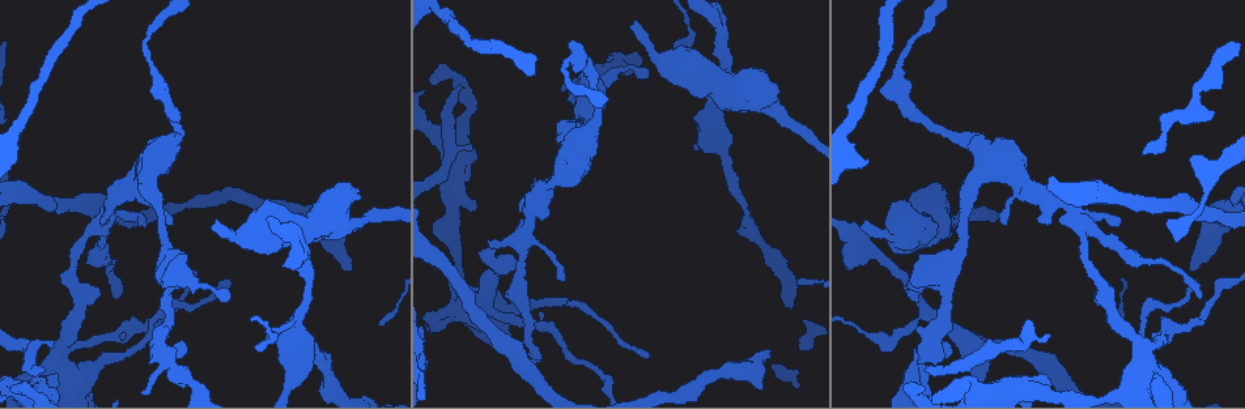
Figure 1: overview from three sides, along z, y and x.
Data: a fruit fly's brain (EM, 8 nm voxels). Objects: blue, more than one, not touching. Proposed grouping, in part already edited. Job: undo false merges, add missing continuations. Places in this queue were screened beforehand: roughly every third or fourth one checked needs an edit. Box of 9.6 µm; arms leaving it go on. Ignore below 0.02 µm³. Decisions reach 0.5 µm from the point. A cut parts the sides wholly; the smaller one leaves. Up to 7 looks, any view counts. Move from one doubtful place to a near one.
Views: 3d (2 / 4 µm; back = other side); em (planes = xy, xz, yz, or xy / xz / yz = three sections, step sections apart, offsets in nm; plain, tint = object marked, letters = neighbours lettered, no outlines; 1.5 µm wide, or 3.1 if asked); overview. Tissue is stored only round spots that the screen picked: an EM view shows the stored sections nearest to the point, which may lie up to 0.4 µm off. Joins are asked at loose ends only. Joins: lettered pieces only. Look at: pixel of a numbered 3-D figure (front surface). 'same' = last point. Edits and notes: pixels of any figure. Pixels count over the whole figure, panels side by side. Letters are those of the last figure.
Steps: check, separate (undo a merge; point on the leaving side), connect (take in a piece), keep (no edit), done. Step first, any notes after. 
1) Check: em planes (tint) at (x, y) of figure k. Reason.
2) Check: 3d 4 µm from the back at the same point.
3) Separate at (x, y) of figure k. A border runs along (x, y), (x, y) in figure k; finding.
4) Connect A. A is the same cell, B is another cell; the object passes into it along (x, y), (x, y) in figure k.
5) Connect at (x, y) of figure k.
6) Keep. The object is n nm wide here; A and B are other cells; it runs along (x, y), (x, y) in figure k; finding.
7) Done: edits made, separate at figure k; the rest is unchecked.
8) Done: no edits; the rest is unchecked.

Check: em planes (plain) at (692, 38) of figure 1. Calibre changes.

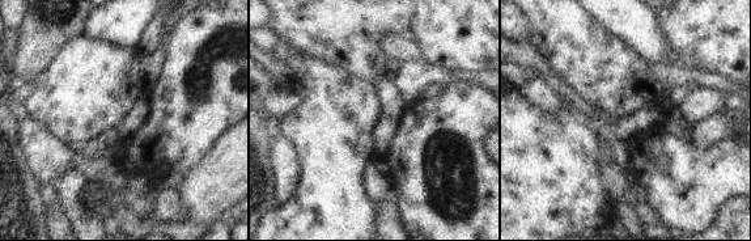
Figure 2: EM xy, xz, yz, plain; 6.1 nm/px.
Check: em planes (letters) at the same point. What lies round it.

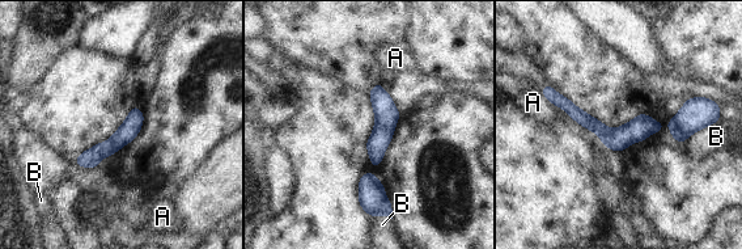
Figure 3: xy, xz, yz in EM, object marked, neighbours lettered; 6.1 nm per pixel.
Separate at (128, 130) of figure 3. The object is 120 nm wide here; A and B are other cells; the part that leaves runs along (550, 96), (605, 134), (658, 126) in figure 3; two neurons meet here.

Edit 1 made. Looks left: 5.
Check: overview.

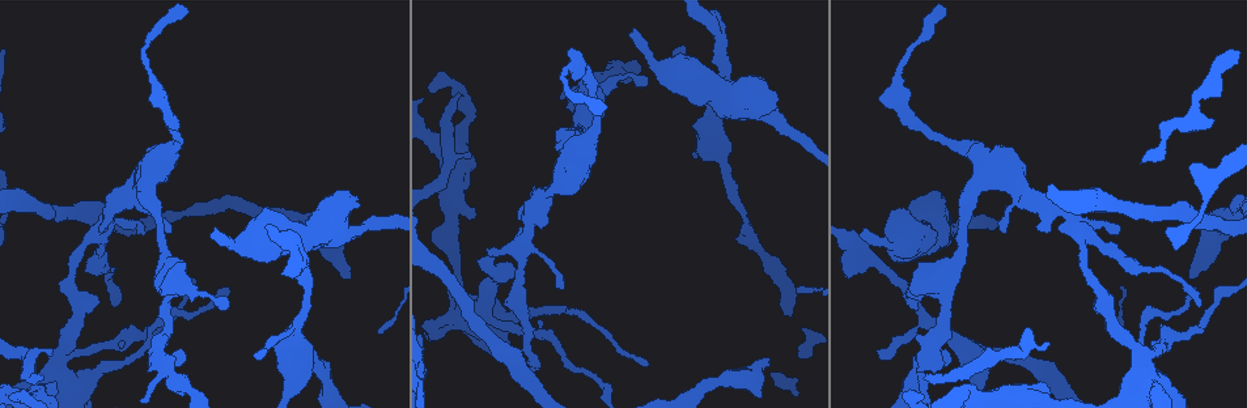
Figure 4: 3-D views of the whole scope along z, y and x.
Check: em xy step 4 (plain) at (862, 236) of figure 4. Branch stops here.

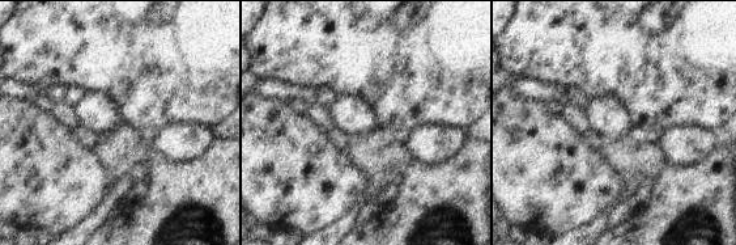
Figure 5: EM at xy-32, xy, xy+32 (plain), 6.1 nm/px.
Check: em xy step 4 (letters) at the same point.

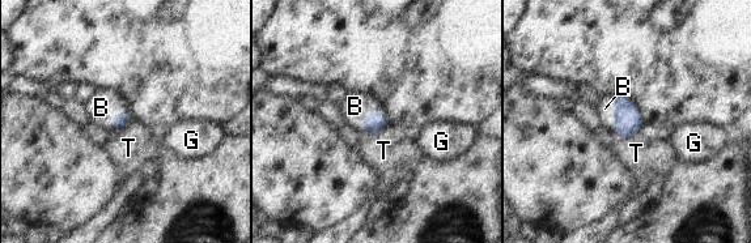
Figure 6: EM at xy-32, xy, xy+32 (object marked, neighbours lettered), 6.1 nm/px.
Connect B. The longest contact is with B, 240 nm; B is the same cell, G and T are other cells; the neuron continues.

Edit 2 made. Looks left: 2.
Check: 3d 4 µm from the back at (1191, 274) of figure 4. Free end.

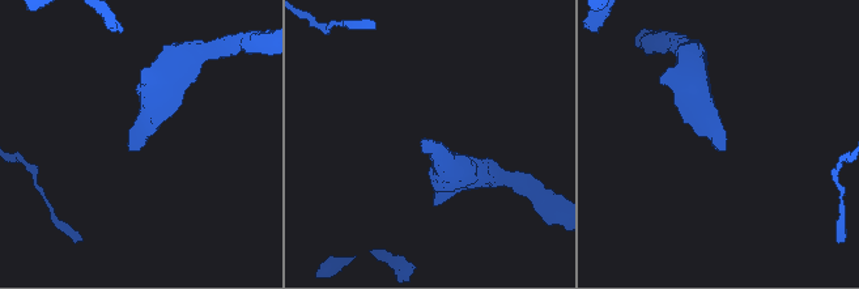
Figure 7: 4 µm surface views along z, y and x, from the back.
Check: em xy step 4 (letters) at (722, 145) of figure 7. Need the tissue.

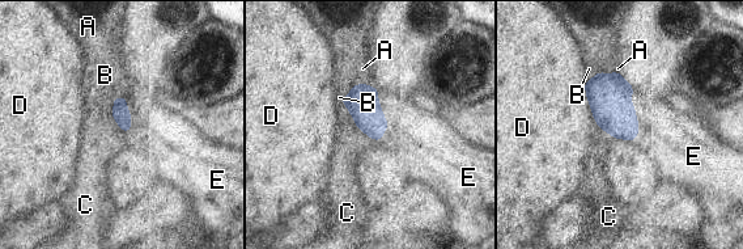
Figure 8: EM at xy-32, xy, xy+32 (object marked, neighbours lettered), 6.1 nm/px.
Connect E. The longest contact is with C, 340 nm; E is the same cell, A, B, C and D are other cells; the object passes into it along (608, 95), (636, 115), (667, 130) in figure 8; it goes on there.

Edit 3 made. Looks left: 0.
Done: edits made, separate at figure 3, connect at figure 6, connect at figure 8; the rest is unchecked.

